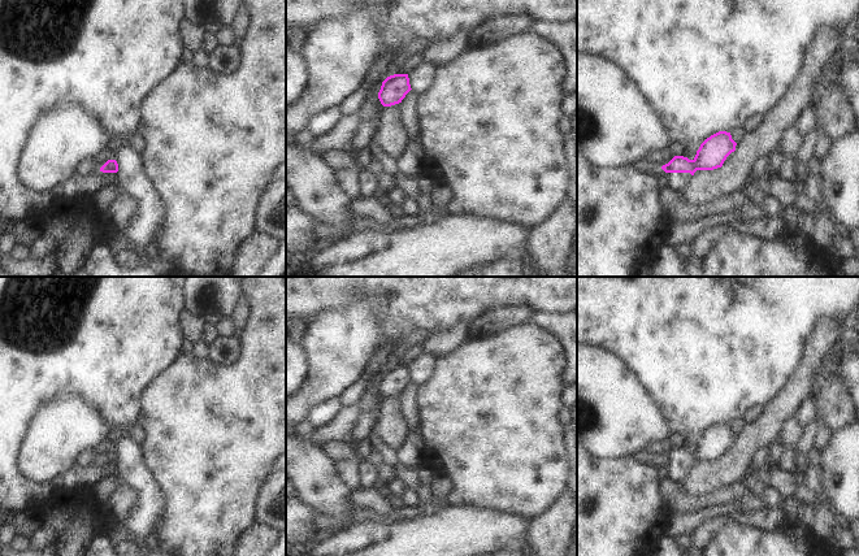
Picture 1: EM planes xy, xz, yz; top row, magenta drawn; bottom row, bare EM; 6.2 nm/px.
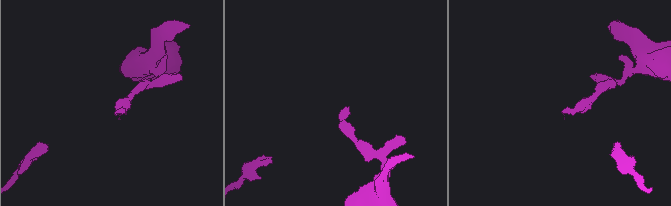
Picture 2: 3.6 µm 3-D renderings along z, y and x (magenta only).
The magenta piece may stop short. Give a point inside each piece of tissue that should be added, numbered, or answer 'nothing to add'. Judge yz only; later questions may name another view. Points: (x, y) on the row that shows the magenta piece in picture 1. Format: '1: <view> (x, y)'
1: yz (677, 182)

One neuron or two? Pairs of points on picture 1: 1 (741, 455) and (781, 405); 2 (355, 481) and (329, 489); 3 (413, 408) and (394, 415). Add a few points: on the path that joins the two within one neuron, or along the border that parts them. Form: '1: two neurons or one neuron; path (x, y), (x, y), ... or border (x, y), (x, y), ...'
1: one neuron; path (749, 443), (773, 417)
2: two neurons; border (337, 461), (341, 476), (354, 490)
3: two neurons; border (400, 394), (403, 413), (411, 425)

